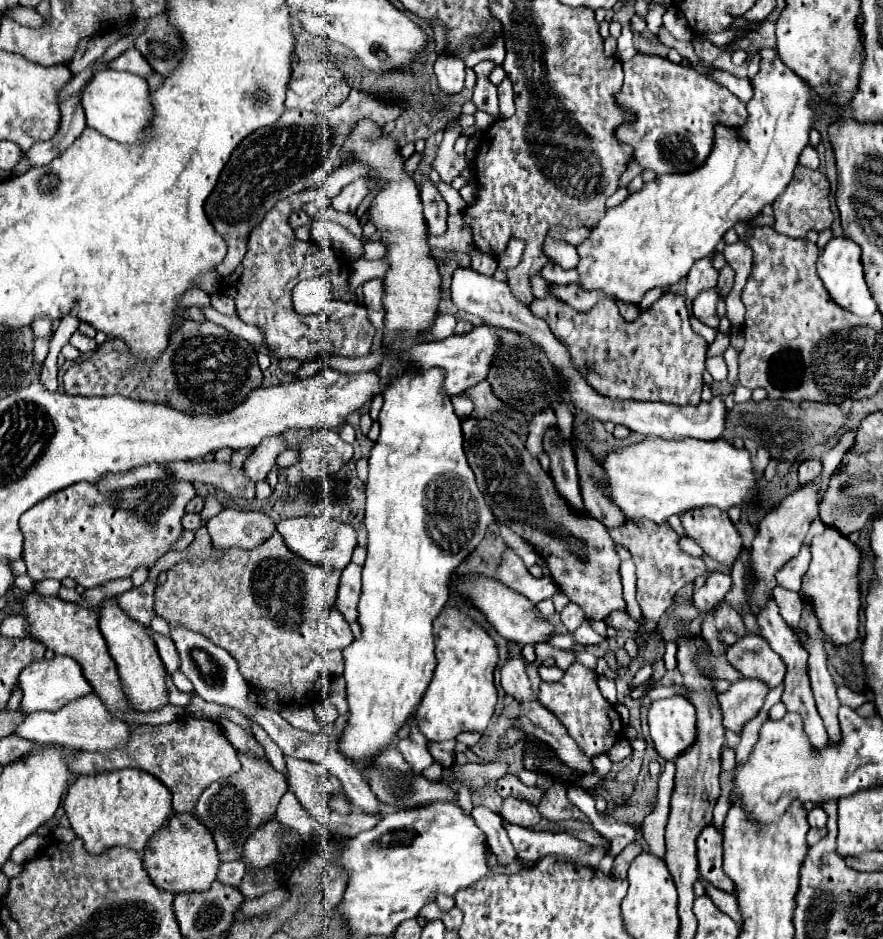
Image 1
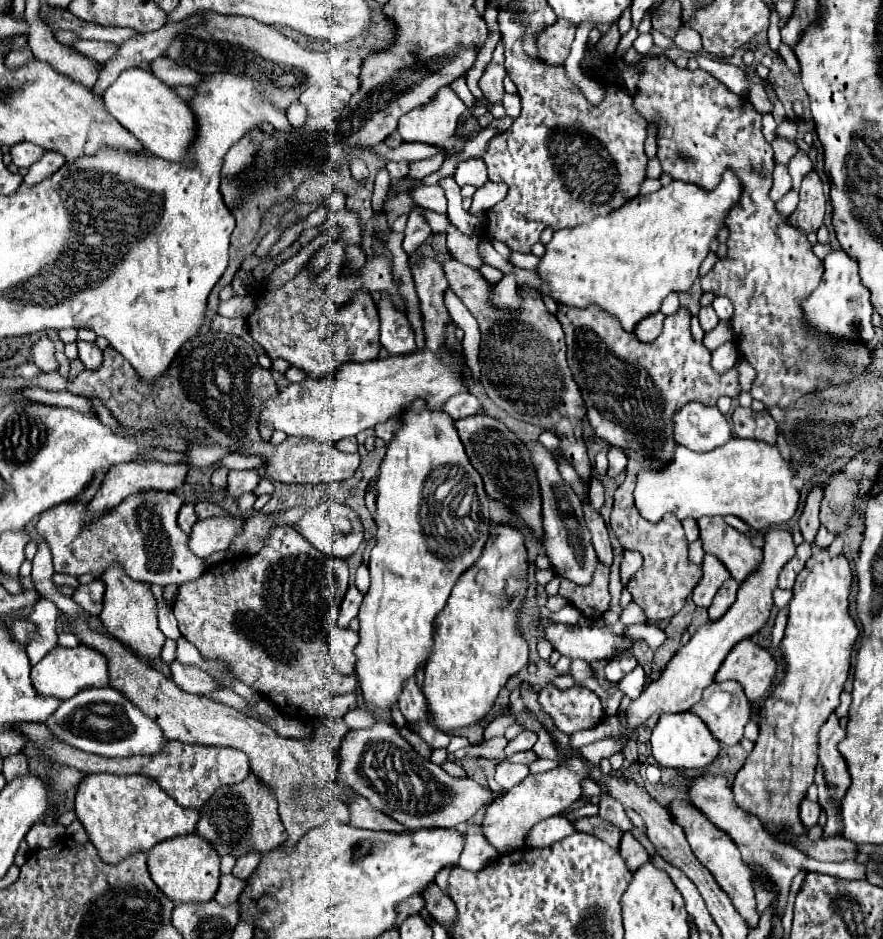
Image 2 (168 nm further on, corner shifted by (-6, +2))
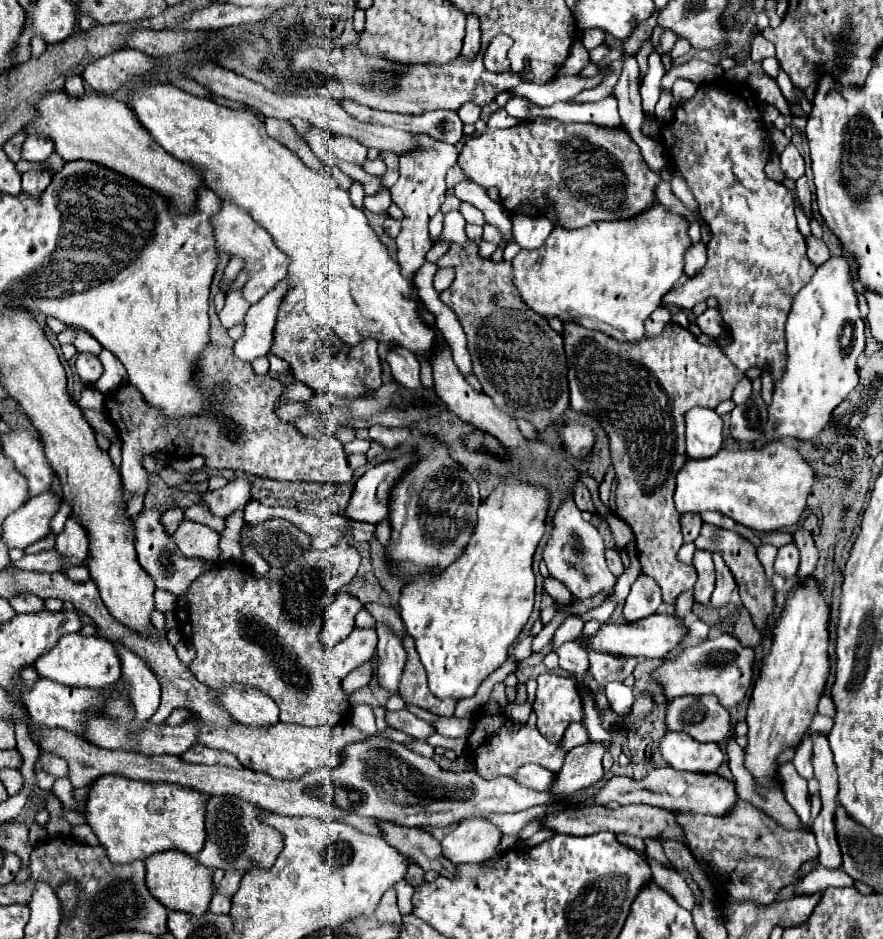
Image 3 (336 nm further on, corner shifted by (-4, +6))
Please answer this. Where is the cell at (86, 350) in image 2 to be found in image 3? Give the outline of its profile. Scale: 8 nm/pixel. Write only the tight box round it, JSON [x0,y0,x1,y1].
[76,353,102,385]

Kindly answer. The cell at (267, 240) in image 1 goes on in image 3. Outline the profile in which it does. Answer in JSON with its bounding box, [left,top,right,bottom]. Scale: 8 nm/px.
[272,287,382,397]

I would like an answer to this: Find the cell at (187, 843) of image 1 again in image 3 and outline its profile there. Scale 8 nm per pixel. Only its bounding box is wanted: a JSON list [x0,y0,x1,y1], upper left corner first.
[144,851,214,915]

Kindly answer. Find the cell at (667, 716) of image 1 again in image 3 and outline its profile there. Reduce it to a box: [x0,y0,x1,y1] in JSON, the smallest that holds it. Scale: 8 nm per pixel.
[660,733,724,773]

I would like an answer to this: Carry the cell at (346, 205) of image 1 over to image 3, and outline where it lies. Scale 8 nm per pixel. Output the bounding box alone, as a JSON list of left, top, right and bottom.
[332,135,366,165]

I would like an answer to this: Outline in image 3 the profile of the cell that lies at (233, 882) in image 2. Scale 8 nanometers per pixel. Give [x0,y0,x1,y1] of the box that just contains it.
[210,893,230,913]

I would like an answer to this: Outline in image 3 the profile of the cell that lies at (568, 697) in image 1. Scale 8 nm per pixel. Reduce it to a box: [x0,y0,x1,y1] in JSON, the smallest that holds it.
[534,673,580,743]

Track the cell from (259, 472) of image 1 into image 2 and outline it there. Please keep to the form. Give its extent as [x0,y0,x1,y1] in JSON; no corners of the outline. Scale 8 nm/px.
[228,469,260,497]

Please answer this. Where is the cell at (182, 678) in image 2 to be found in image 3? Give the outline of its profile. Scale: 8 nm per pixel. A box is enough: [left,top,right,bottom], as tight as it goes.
[216,685,278,727]

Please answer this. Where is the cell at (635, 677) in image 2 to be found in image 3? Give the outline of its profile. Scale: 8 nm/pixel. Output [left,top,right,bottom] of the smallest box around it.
[606,683,634,717]

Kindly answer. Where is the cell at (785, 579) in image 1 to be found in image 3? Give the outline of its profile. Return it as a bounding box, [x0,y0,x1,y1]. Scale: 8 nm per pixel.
[776,543,800,579]

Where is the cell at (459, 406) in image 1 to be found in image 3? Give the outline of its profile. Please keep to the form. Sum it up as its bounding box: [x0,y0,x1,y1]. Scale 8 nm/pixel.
[434,267,454,291]

